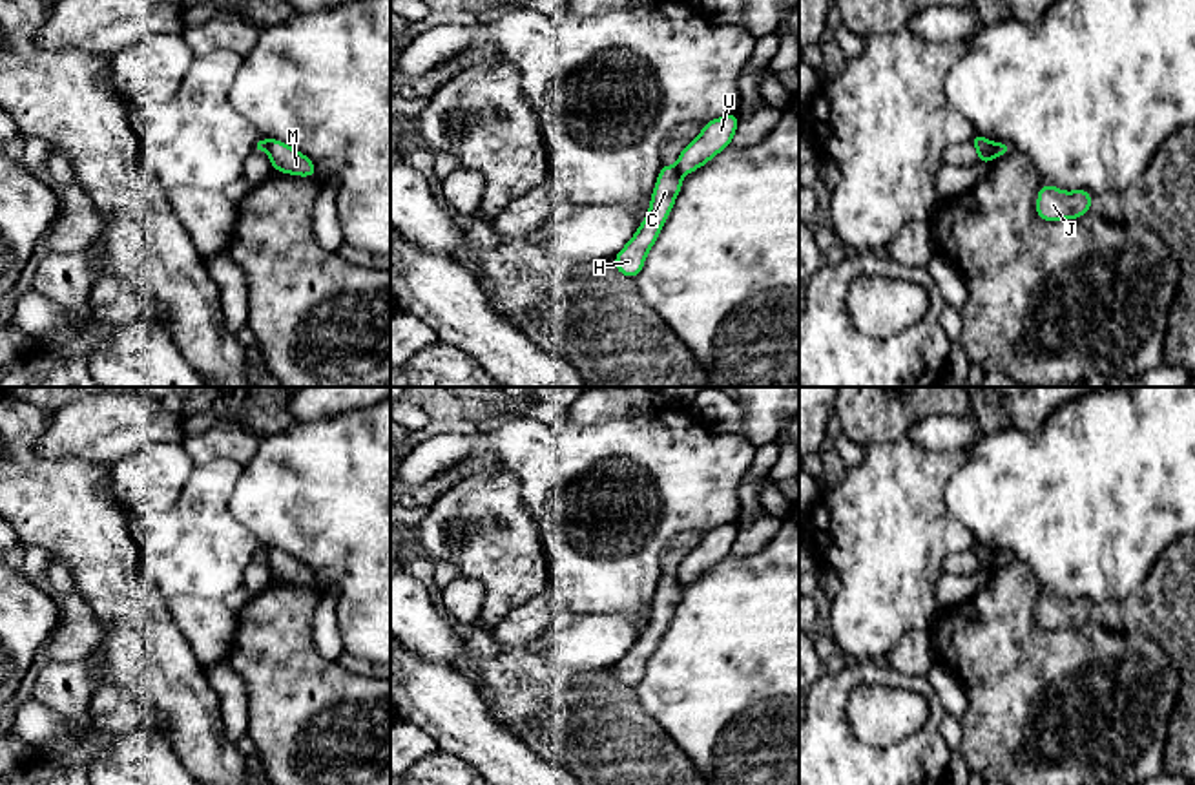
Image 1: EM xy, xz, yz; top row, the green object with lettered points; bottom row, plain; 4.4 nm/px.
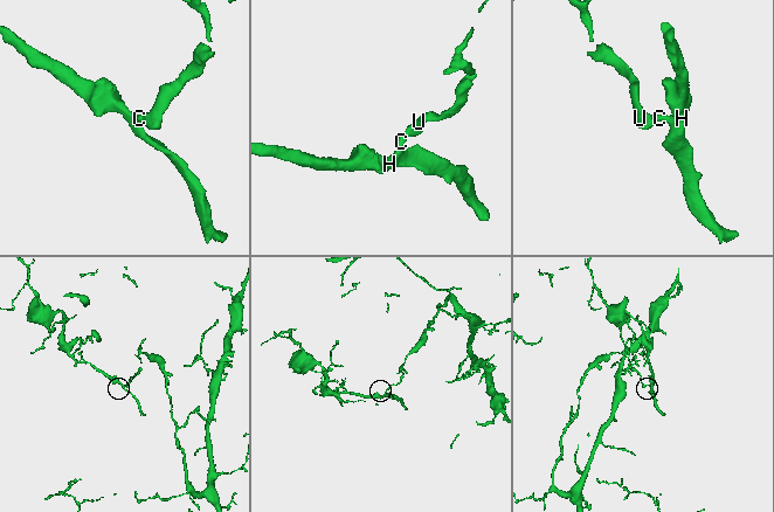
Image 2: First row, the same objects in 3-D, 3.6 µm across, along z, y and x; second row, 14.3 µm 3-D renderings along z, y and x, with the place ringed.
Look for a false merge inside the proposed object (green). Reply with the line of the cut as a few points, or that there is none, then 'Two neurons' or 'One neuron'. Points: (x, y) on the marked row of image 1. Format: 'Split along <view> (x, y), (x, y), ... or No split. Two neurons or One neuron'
Split along yz (991, 143), (995, 156). Two neurons

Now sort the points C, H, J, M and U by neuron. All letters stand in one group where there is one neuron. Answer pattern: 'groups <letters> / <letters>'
groups C H J / M U

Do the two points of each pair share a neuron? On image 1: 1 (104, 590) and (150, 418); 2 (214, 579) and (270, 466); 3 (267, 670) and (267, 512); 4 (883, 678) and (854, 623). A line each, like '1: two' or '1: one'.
1: two
2: two
3: two
4: two

